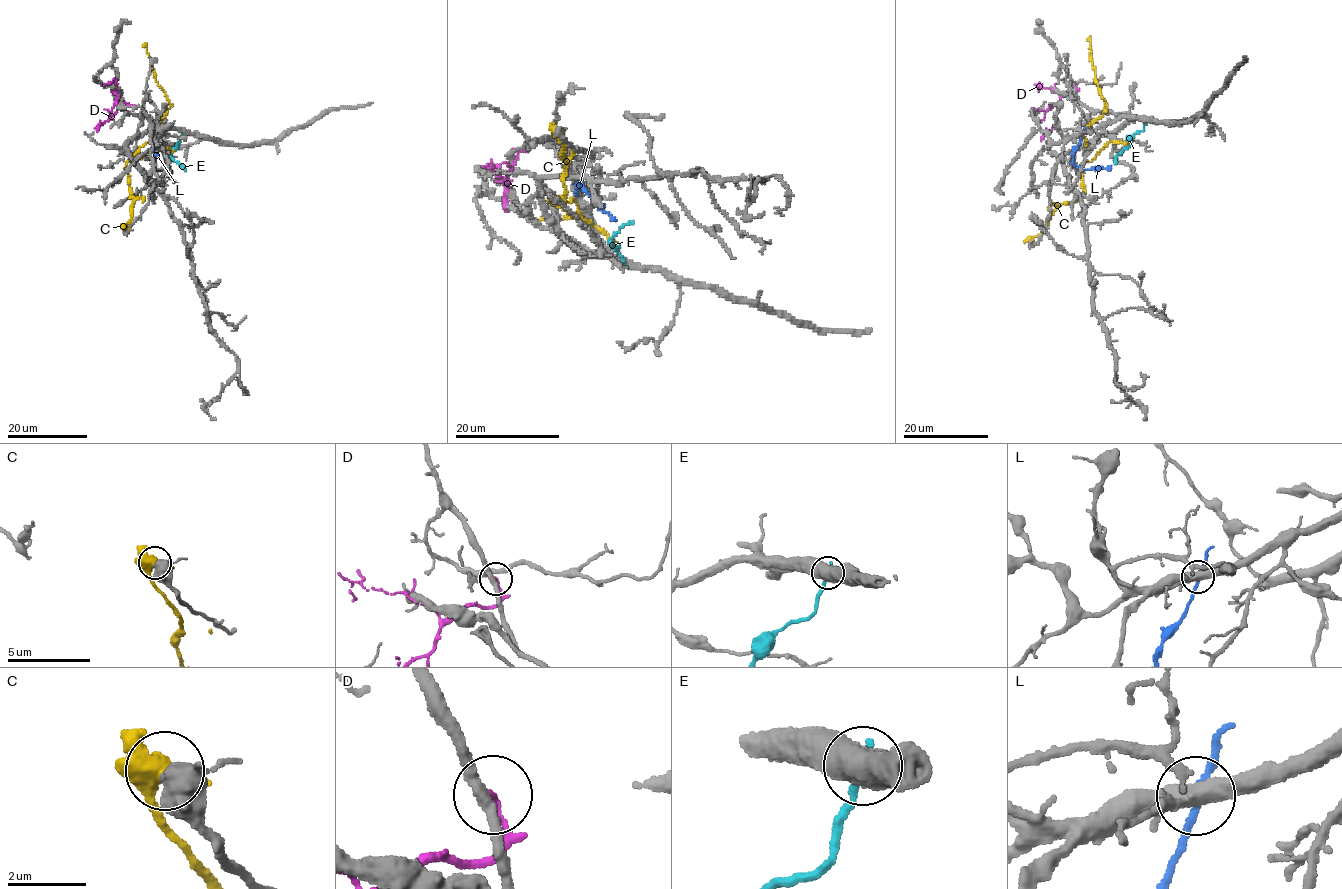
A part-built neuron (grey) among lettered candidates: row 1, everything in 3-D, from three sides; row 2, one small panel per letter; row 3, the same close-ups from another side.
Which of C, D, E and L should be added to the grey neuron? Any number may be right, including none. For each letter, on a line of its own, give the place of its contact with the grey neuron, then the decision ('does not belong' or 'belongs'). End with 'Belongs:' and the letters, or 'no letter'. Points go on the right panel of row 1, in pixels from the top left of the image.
C: meets grey at (1029, 241); does not belong
D: meets grey at (1074, 85); does not belong
E: meets grey at (1146, 120); does not belong
L: meets grey at (1082, 134); does not belong
Belongs: no letter

